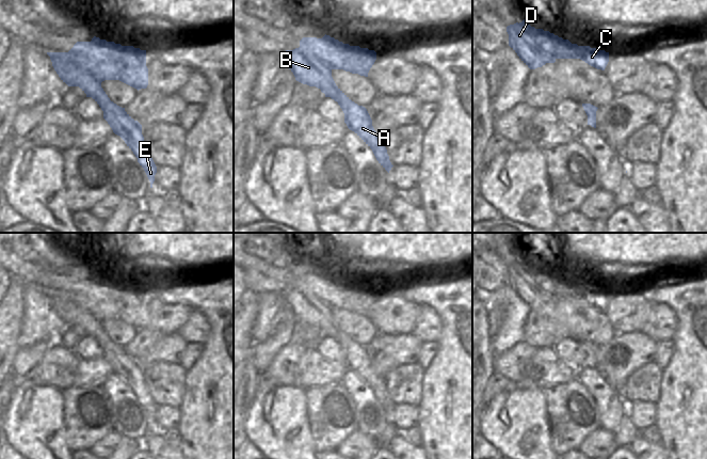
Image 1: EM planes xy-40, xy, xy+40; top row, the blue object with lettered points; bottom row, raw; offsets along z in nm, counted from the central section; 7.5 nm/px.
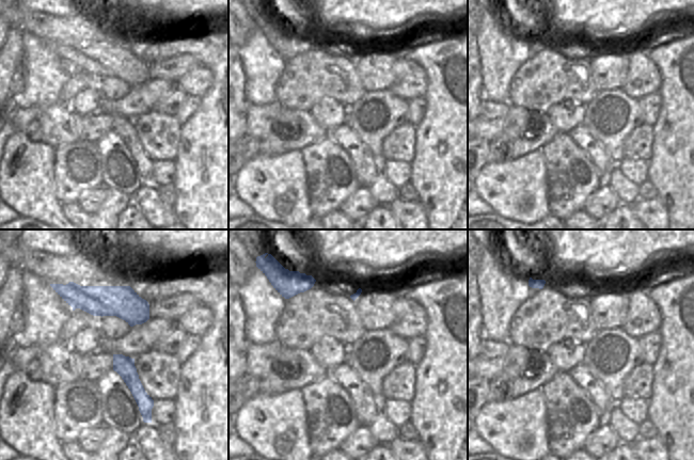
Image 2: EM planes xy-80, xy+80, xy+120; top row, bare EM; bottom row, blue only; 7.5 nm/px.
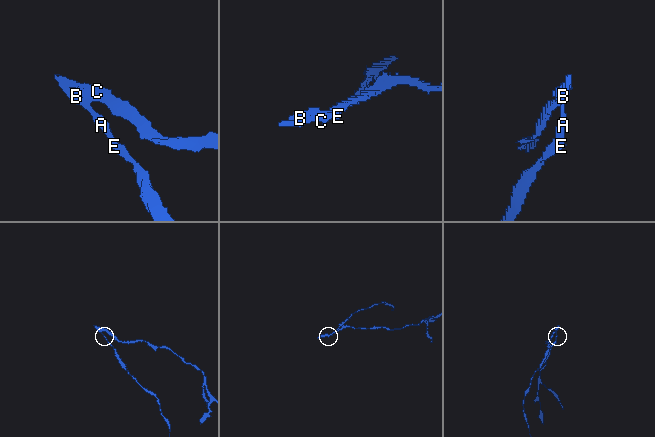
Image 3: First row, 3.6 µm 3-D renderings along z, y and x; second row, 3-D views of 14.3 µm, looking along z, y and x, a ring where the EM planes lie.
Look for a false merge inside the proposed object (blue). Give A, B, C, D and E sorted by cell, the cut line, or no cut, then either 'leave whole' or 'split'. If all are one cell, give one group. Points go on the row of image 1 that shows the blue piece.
A B D E / C; cut in xy-40 along (50, 56), (67, 58), (91, 73), (100, 82); split

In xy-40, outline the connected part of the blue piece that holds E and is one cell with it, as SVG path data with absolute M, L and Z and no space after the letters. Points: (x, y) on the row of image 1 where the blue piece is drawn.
M50 57L50 60L63 82L68 86L79 86L86 94L86 97L92 97L99 105L103 111L103 118L108 122L113 132L119 136L133 152L150 181L150 188L152 188L157 167L146 147L142 134L142 125L134 121L125 111L125 108L110 100L101 88L101 82L95 76L68 59Z

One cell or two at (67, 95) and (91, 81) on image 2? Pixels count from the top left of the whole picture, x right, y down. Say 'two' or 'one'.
one

